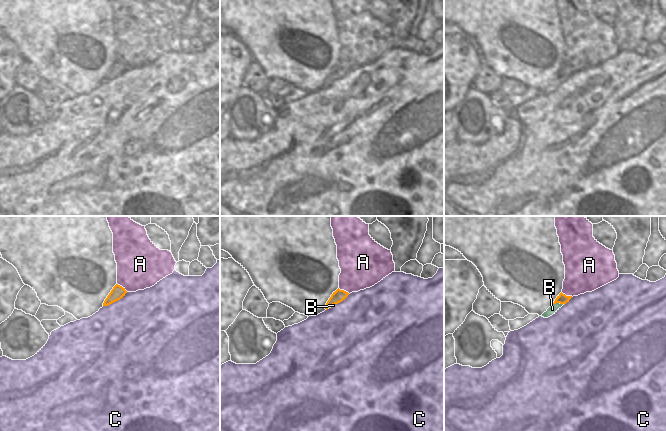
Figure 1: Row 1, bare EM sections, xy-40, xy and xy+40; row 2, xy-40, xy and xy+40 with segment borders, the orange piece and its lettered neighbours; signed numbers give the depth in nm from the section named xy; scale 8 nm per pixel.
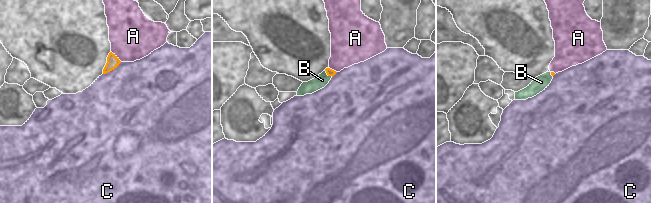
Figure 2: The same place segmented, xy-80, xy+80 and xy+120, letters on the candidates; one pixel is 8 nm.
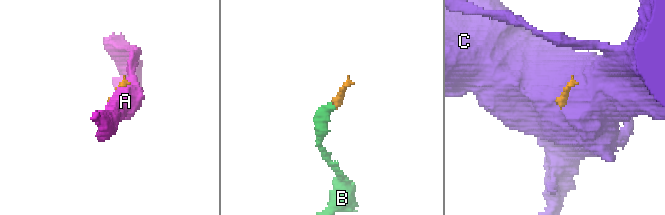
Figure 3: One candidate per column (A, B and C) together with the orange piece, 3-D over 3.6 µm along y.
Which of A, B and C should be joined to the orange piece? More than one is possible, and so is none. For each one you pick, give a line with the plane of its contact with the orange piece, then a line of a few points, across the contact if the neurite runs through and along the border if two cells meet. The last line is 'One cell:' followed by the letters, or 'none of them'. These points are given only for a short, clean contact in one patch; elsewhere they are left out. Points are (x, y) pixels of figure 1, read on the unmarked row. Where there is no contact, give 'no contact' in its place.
B: xy+40 | xy+40 (562, 74), (558, 78), (552, 85)
One cell: B

